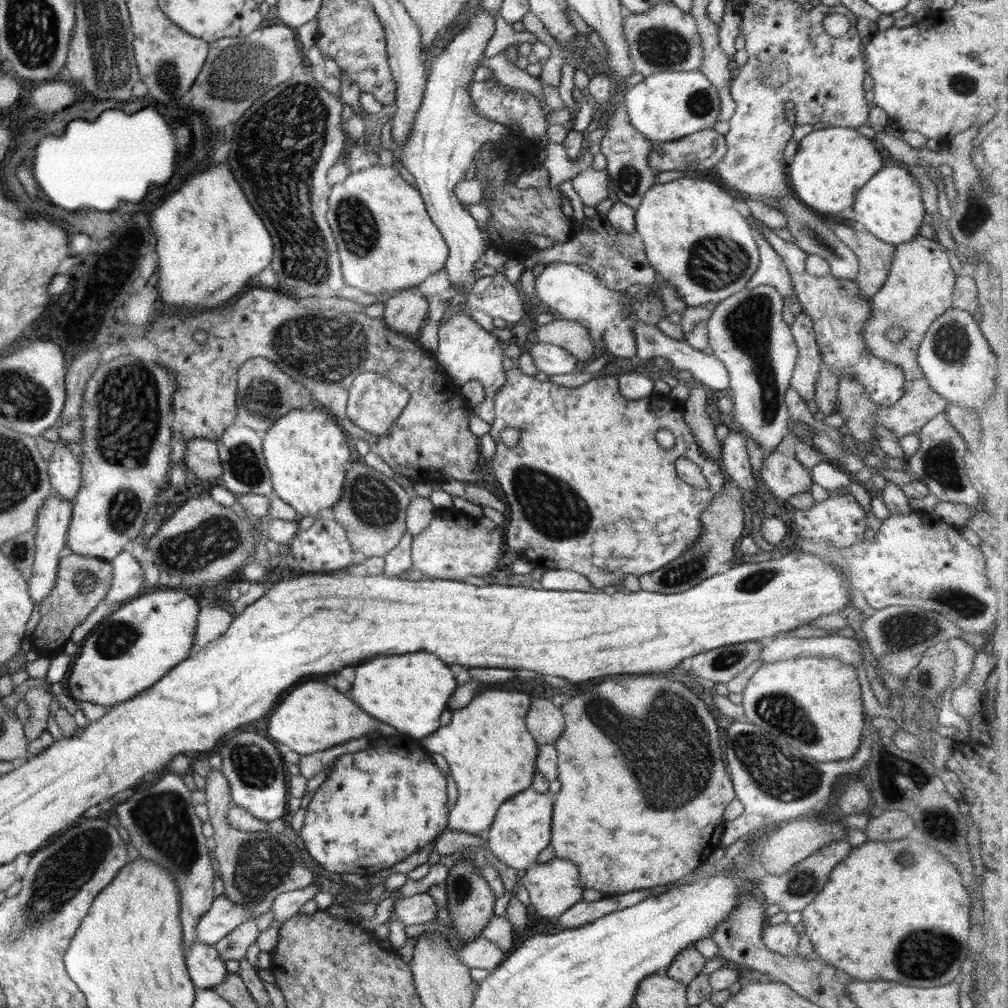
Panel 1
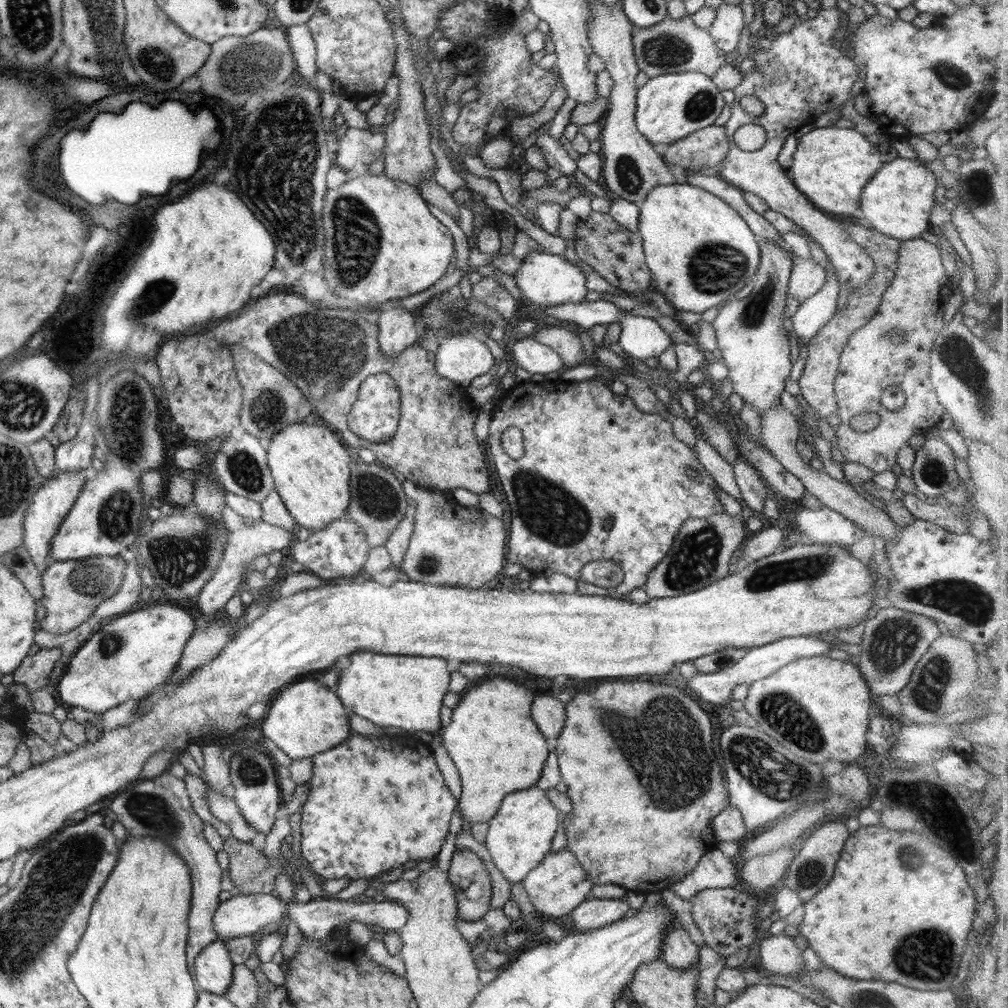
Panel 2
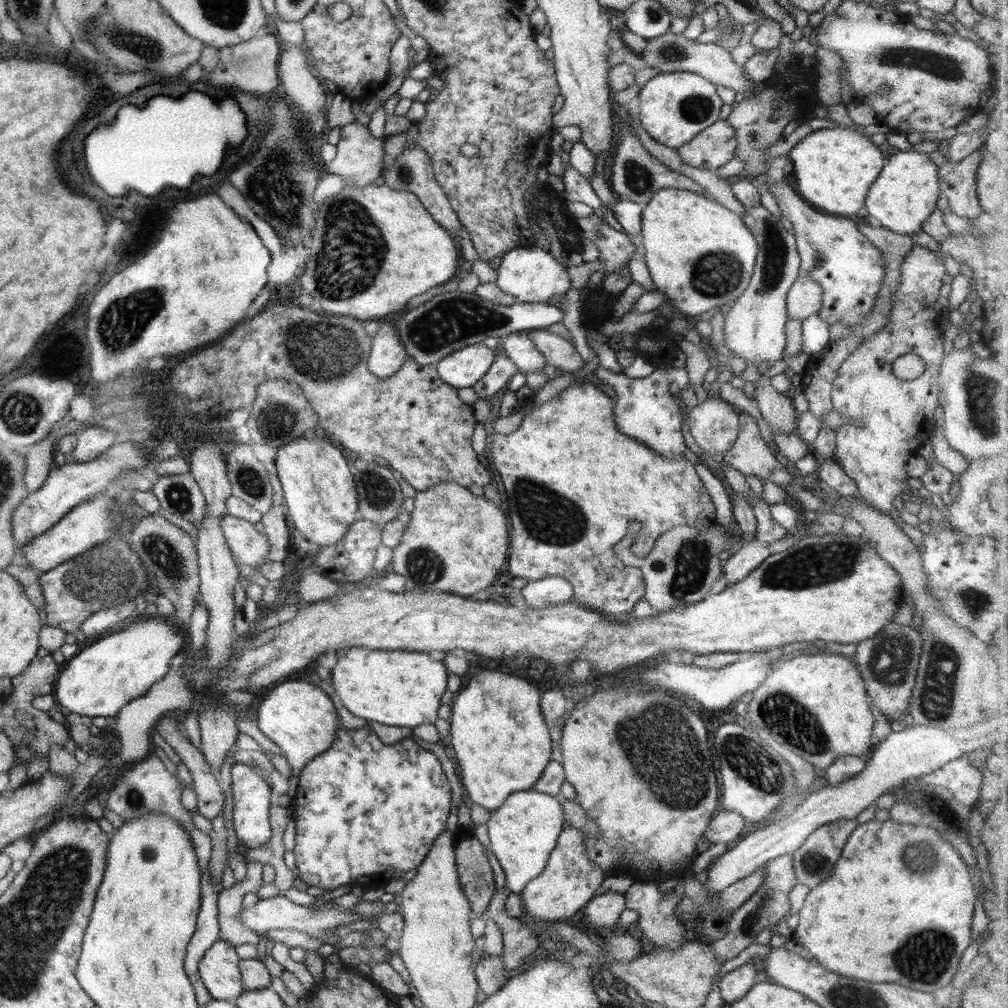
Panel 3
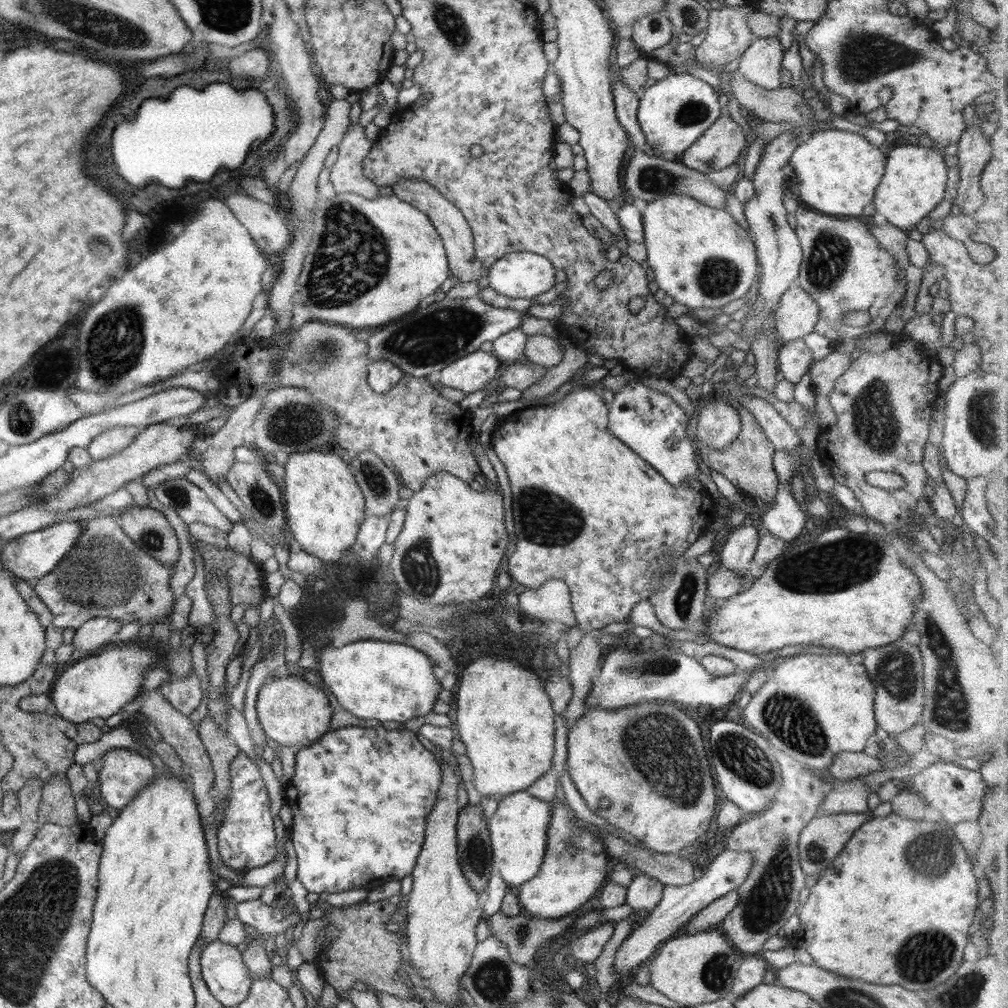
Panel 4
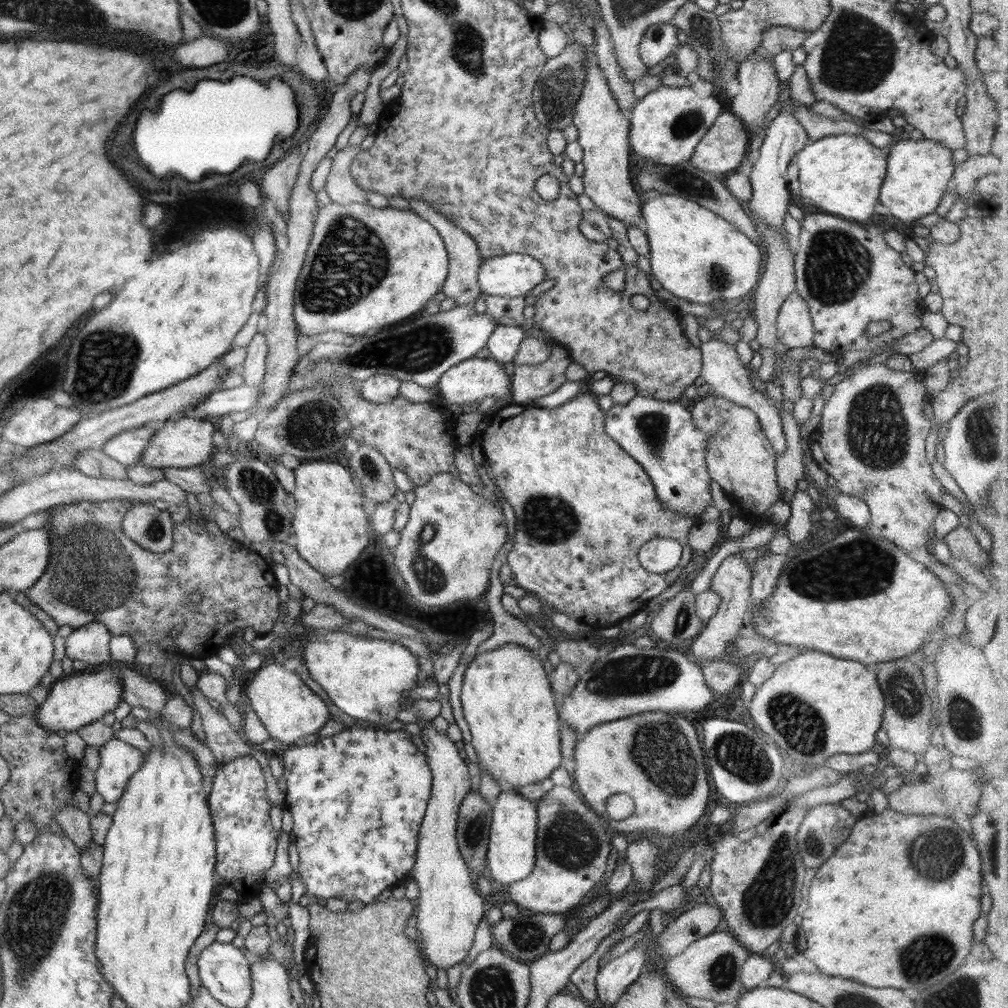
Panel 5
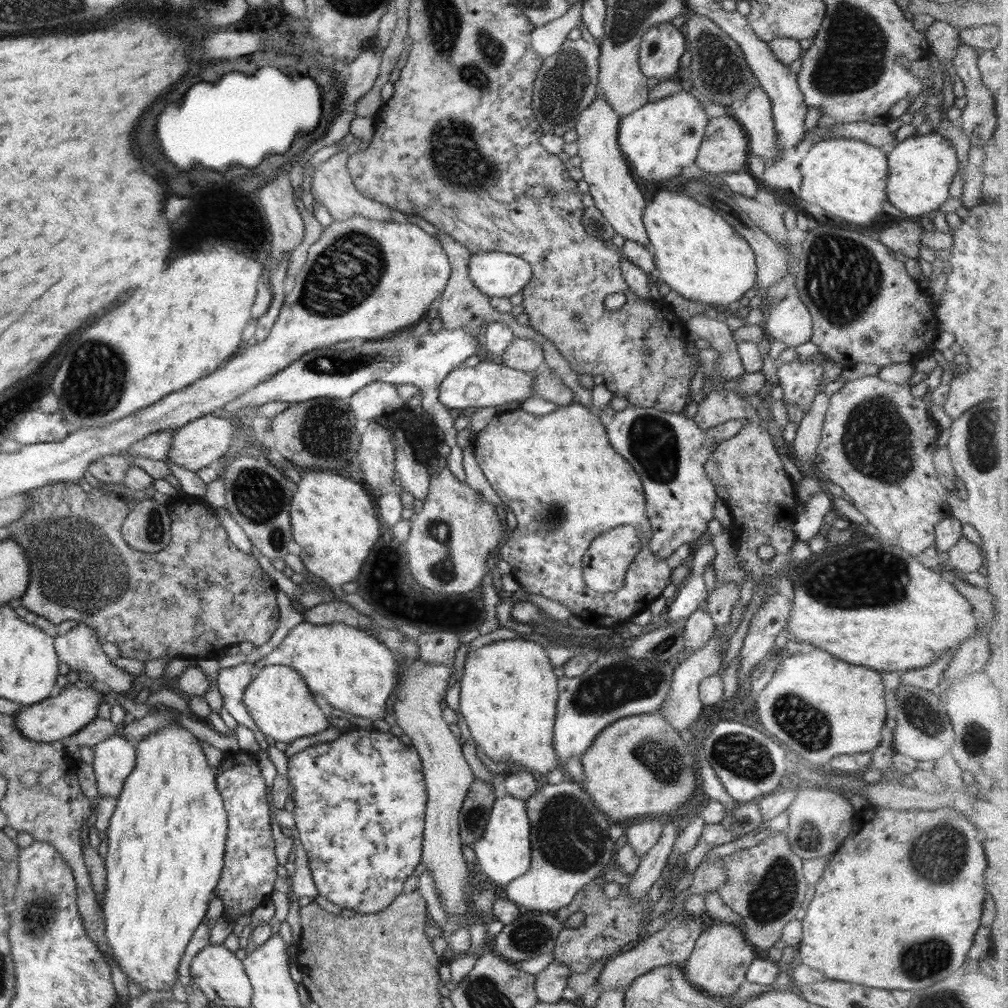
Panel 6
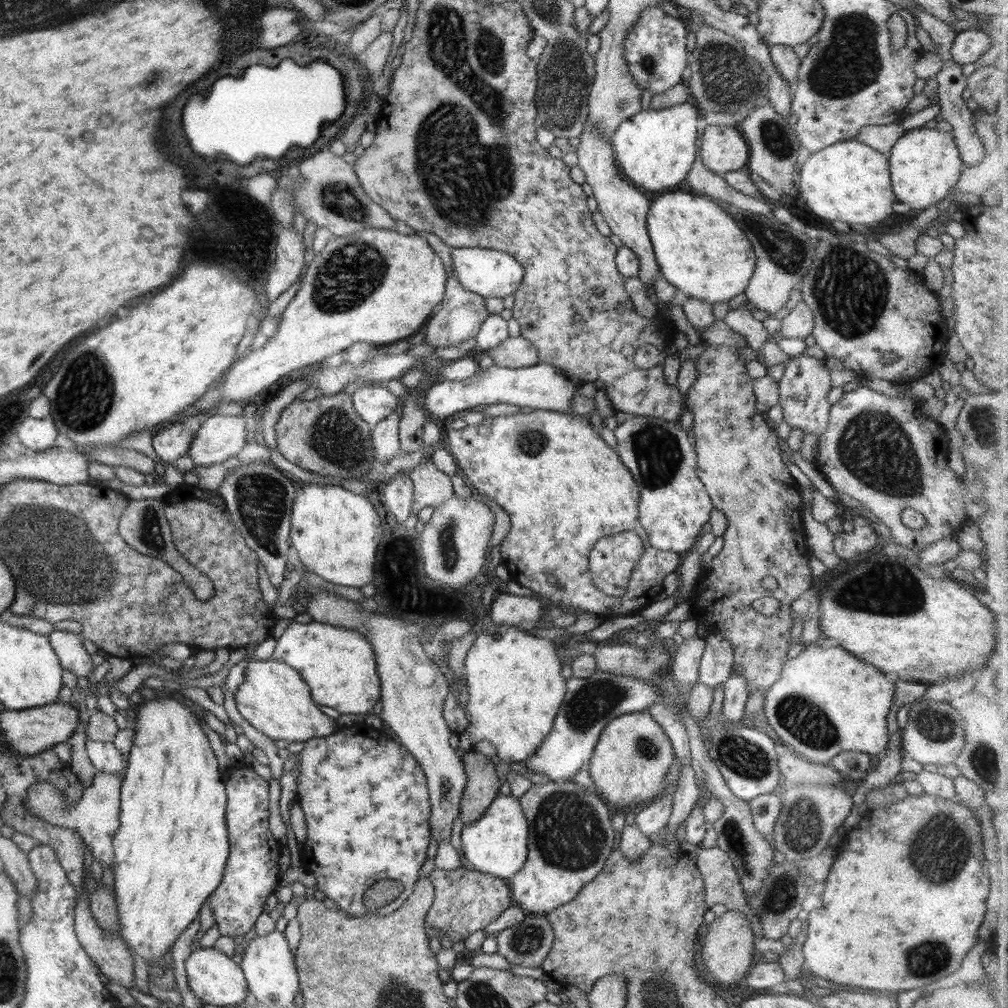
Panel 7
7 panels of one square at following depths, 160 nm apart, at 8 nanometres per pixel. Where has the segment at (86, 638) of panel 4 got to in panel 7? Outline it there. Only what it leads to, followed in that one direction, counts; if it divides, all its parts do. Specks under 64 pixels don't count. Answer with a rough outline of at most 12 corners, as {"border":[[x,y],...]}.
{"border":[[80,636],[47,638],[64,671],[91,676],[95,667]]}

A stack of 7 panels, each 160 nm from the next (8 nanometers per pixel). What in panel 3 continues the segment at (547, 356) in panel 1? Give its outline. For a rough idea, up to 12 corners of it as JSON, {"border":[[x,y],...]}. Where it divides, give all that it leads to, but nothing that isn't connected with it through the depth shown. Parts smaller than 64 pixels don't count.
{"border":[[519,332],[501,337],[499,351],[522,373],[542,371],[545,358]]}

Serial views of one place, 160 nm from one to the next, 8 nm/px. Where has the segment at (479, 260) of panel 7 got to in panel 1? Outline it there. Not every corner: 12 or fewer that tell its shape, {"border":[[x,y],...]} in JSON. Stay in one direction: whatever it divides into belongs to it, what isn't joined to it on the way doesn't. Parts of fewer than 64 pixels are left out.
{"border":[[546,263],[536,295],[580,321],[612,358],[636,356],[633,326],[668,316],[659,292],[610,290],[578,265]]}

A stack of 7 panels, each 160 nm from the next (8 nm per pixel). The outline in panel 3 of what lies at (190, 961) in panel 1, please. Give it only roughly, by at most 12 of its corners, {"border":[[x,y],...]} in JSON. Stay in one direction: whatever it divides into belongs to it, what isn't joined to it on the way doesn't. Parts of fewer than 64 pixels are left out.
{"border":[[218,939],[200,959],[213,999],[244,991],[235,946]]}

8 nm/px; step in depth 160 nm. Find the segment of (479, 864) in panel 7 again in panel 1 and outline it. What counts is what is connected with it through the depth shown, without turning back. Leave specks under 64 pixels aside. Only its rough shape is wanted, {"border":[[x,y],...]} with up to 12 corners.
{"border":[[531,788],[498,807],[484,834],[510,868],[551,844],[554,797]]}

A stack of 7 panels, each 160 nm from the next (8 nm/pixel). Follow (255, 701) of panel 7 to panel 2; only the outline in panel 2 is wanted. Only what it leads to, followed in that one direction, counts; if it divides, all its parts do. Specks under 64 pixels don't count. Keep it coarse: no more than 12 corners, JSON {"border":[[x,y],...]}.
{"border":[[296,682],[272,702],[260,730],[292,760],[352,732],[340,698]]}

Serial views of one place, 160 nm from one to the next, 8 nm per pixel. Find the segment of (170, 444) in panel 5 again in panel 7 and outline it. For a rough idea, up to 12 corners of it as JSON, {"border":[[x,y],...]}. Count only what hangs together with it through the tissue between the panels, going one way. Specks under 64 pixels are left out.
{"border":[[209,414],[188,451],[210,466],[246,449],[242,416]]}

